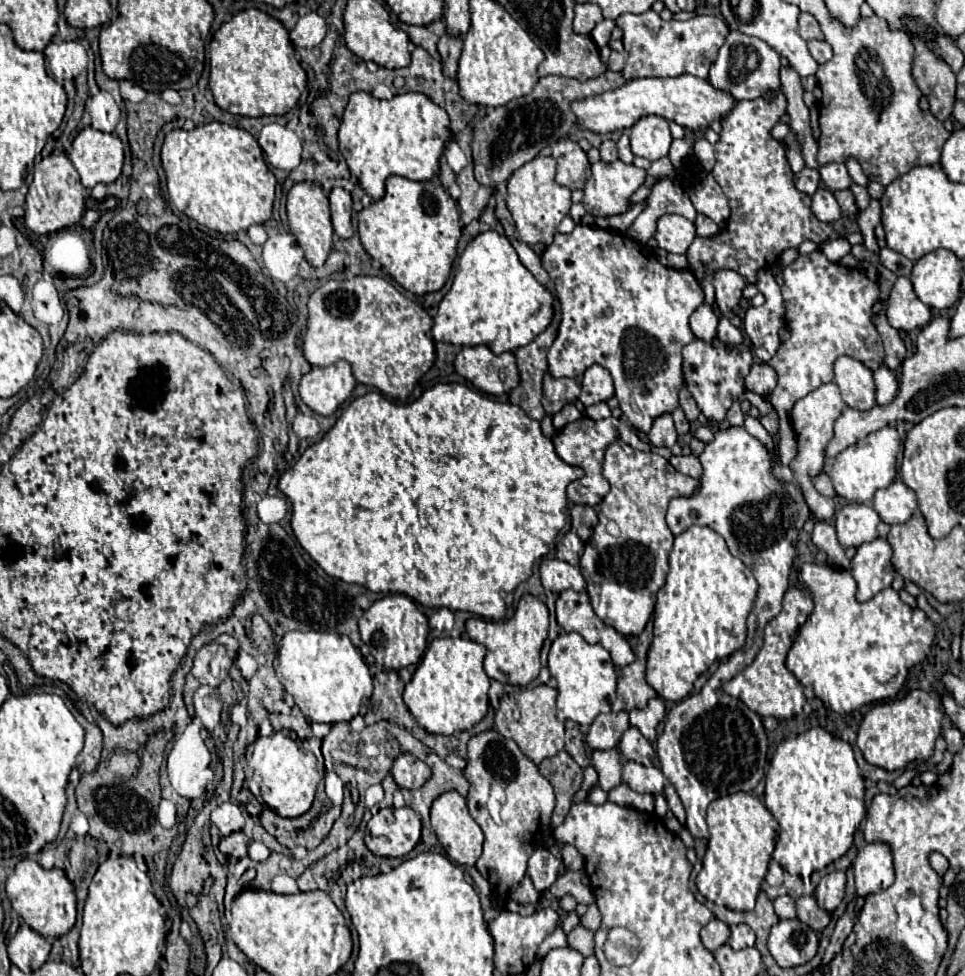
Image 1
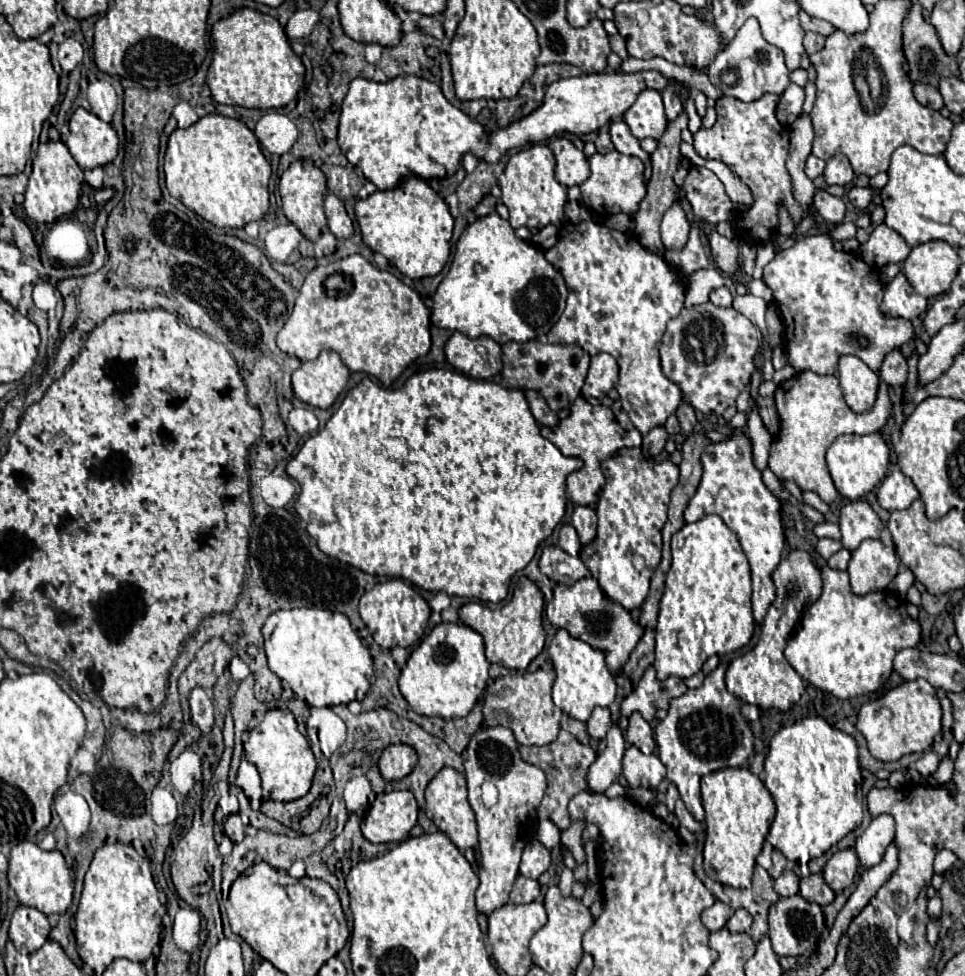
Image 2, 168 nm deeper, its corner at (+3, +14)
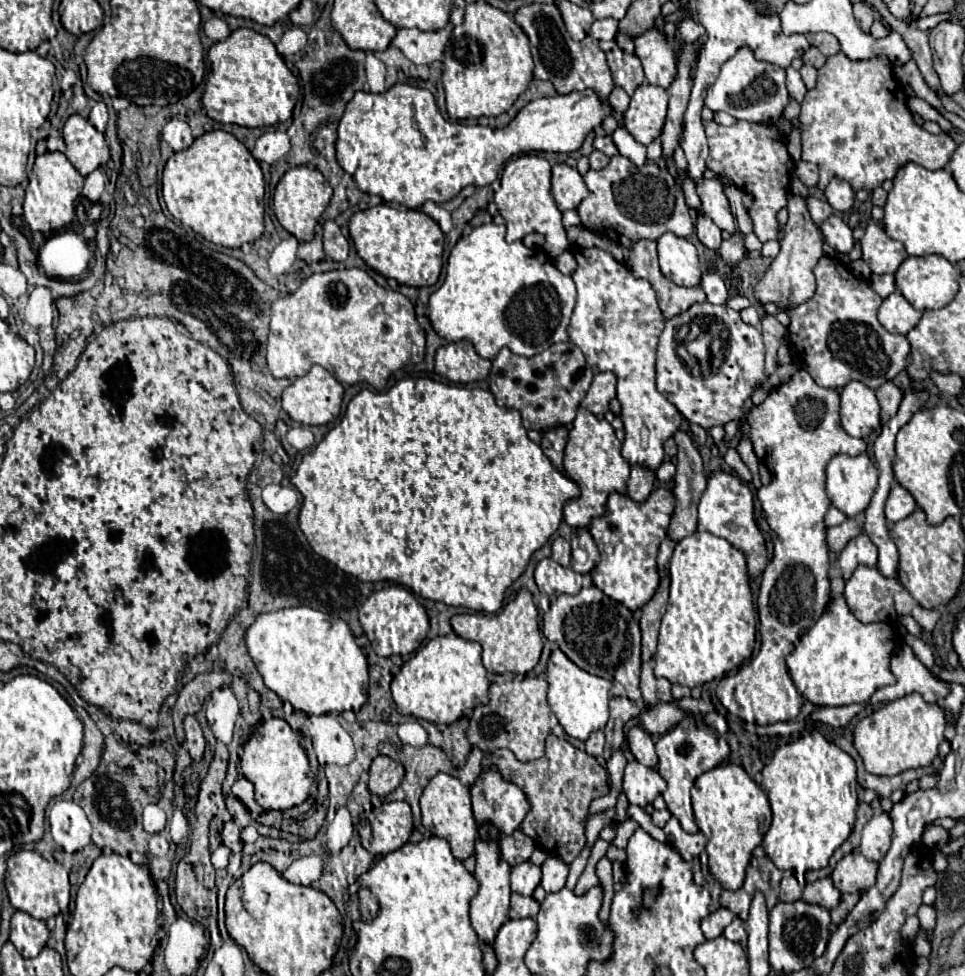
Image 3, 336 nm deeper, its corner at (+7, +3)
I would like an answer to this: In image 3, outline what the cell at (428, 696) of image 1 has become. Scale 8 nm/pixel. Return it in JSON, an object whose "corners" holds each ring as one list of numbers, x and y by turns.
{"corners":[[453,631,444,637,430,639,392,679,392,697,398,713,414,715,436,725,448,725,458,721,466,709,486,705,490,681,486,679,480,653,480,643,460,639]]}

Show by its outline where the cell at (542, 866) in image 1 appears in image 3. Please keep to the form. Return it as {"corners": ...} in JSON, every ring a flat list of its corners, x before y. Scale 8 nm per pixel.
{"corners":[[530,861,520,863,520,867,512,869,512,891,520,895,532,895,532,891,540,885,540,867]]}

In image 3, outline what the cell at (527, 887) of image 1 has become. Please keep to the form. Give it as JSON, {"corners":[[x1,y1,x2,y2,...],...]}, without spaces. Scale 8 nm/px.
{"corners":[[512,893,512,903,510,903,510,919,524,919,524,917,536,917,538,915,538,901,534,897,524,897]]}

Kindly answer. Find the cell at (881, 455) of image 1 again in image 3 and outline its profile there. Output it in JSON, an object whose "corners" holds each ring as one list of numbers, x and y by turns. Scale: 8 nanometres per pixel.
{"corners":[[862,453,856,457,836,455,826,467,826,493,846,517,864,513,878,485,878,467]]}

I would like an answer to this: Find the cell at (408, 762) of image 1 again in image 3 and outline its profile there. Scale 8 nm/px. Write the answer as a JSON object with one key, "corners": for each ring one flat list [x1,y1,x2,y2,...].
{"corners":[[378,755,368,769,368,789,374,795,386,797,404,777,404,767,386,755]]}

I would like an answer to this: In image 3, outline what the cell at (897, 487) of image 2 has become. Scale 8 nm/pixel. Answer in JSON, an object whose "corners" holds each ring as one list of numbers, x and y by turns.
{"corners":[[894,483,886,501,886,519,896,523,900,519,906,519,910,513,914,513,914,509,916,509,914,497,902,485]]}

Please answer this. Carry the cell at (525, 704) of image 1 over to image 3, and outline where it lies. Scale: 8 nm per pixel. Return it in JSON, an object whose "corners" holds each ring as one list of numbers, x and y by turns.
{"corners":[[534,673,526,674,522,679,508,677,500,683,490,685,490,703,476,707,470,719,466,737,472,747,478,747,482,753,496,749,510,749,518,761,534,761,544,755,544,741,550,735,552,727,558,724,547,701,548,682]]}

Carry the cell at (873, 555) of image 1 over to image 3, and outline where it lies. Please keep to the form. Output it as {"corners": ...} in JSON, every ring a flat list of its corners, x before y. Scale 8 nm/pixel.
{"corners":[[858,567,854,571,854,575,846,581,844,599,860,623,880,623,880,621,896,619,894,599,892,599,896,591,902,591,902,585,896,579,884,579,884,575,880,575,880,571,876,567,874,569]]}

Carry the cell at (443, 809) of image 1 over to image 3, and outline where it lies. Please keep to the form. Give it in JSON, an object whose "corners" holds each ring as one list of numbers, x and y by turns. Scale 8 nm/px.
{"corners":[[438,773,430,779,430,783,424,787,424,793,420,797,420,809,422,809,422,825,432,833,450,843,452,855,460,861,474,855,474,841,478,835,478,823,472,813,470,803,470,789,464,787,456,777]]}

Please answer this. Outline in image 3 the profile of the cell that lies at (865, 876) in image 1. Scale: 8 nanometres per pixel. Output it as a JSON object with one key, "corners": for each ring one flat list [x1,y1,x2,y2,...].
{"corners":[[882,811,864,825,860,853,872,861,880,861,888,853,890,841,892,841,892,819,888,813]]}

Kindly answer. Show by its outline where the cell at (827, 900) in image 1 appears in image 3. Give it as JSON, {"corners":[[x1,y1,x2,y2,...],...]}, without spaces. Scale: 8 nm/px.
{"corners":[[854,851,842,857,842,861,838,861,832,879,842,893,862,893,876,883,876,873,878,873,878,863]]}

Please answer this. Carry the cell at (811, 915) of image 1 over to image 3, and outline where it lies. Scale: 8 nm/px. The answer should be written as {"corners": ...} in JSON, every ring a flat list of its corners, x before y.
{"corners":[[824,877,804,887,802,899,808,903,820,903,826,909,834,909,840,903,840,891,834,887,830,877]]}

